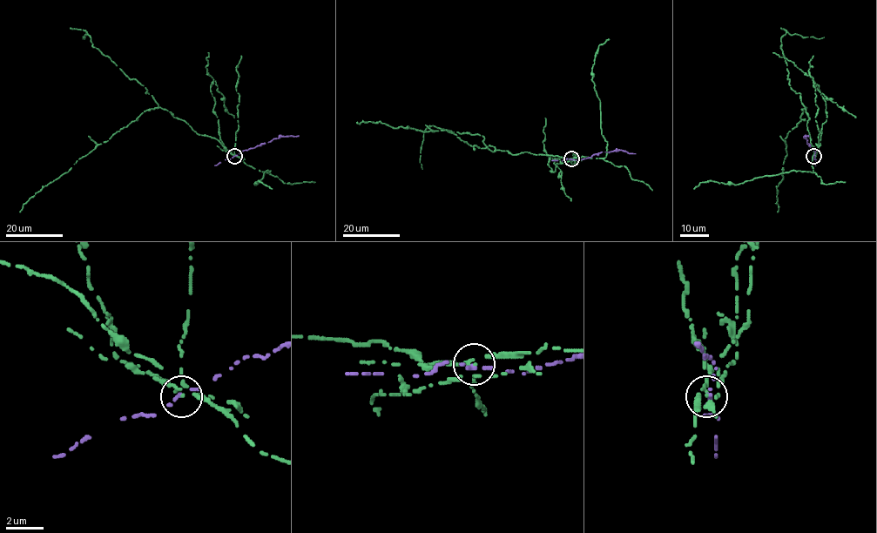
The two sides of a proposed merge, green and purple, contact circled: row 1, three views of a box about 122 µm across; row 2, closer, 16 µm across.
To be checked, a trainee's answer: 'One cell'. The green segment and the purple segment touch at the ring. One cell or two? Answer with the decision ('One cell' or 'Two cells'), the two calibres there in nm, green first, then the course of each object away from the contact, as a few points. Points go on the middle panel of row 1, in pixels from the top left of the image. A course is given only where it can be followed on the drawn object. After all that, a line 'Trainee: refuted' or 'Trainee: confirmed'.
Two cells. Thickness 120 nm (green) against 280 nm. Course of green: (571, 159), (492, 151), (472, 146), (447, 130), (423, 132), (394, 128), (381, 122), (356, 122). Course of purple: (571, 159), (579, 160), (595, 153), (618, 150), (636, 153)
Trainee: refuted

